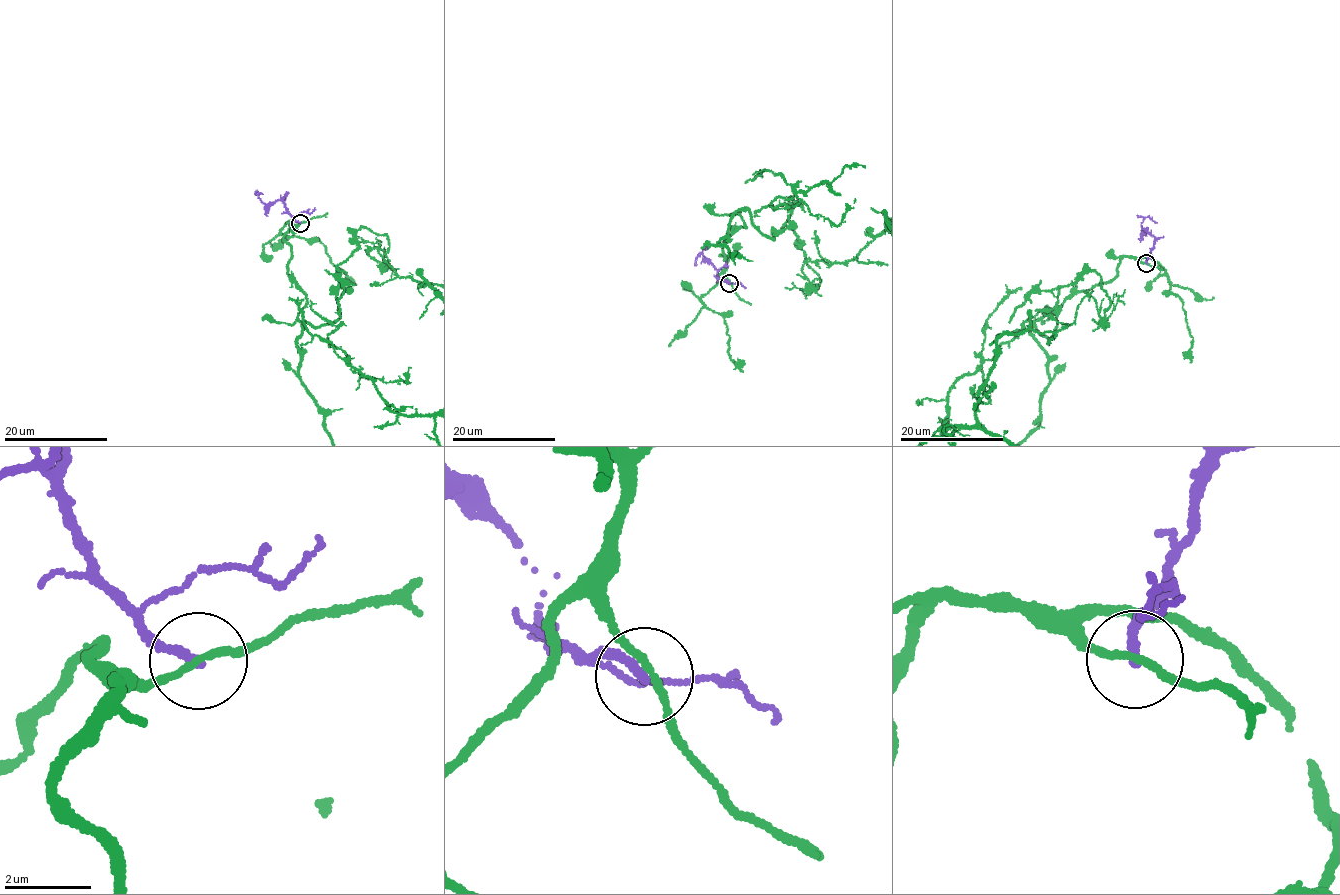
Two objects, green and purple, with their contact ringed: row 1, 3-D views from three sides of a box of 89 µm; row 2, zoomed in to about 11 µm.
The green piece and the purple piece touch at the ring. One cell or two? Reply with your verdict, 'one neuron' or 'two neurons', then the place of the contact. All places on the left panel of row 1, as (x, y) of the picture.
two neurons; at (300, 223)

